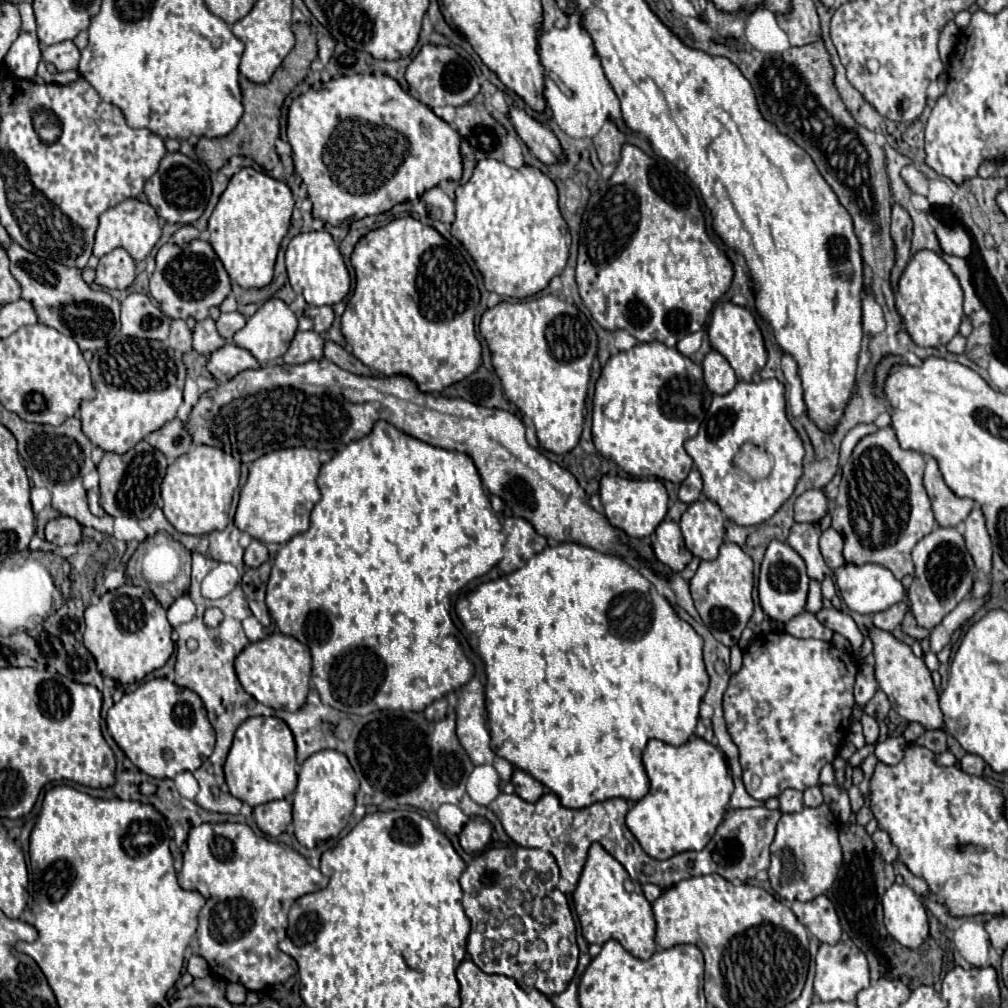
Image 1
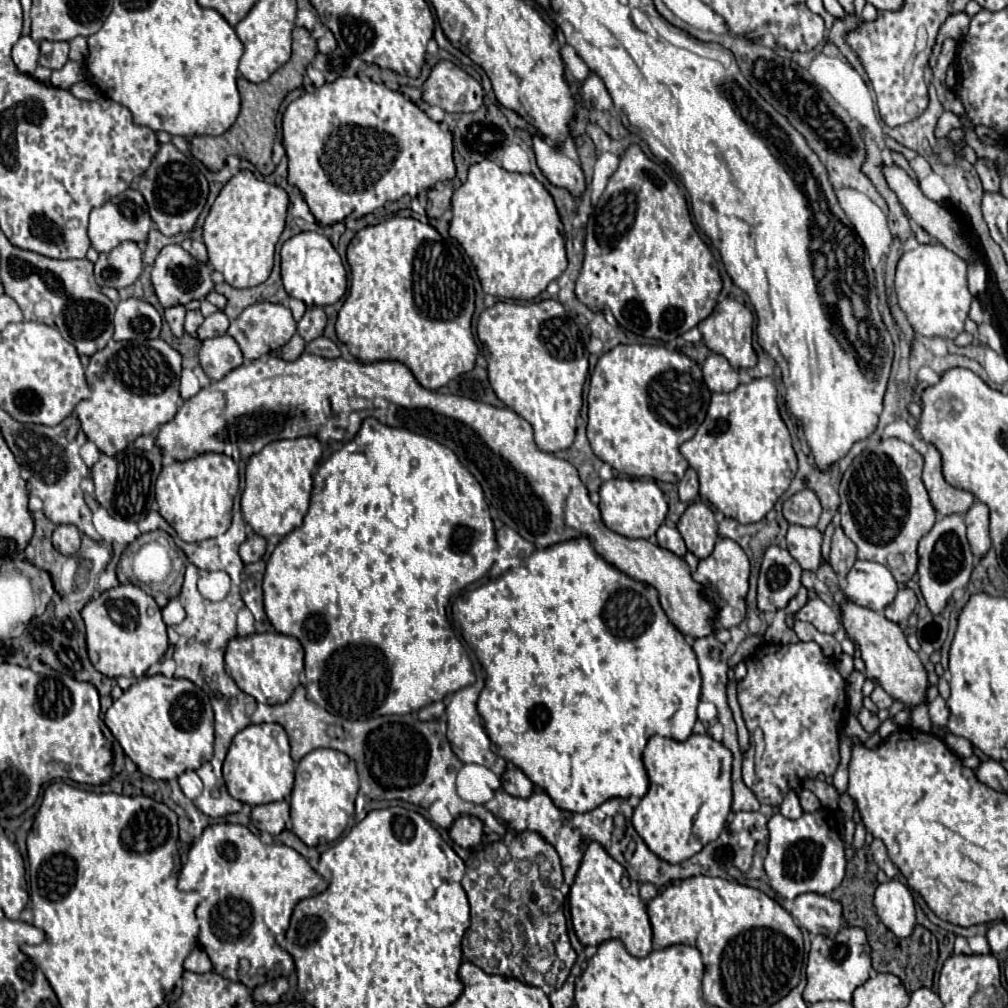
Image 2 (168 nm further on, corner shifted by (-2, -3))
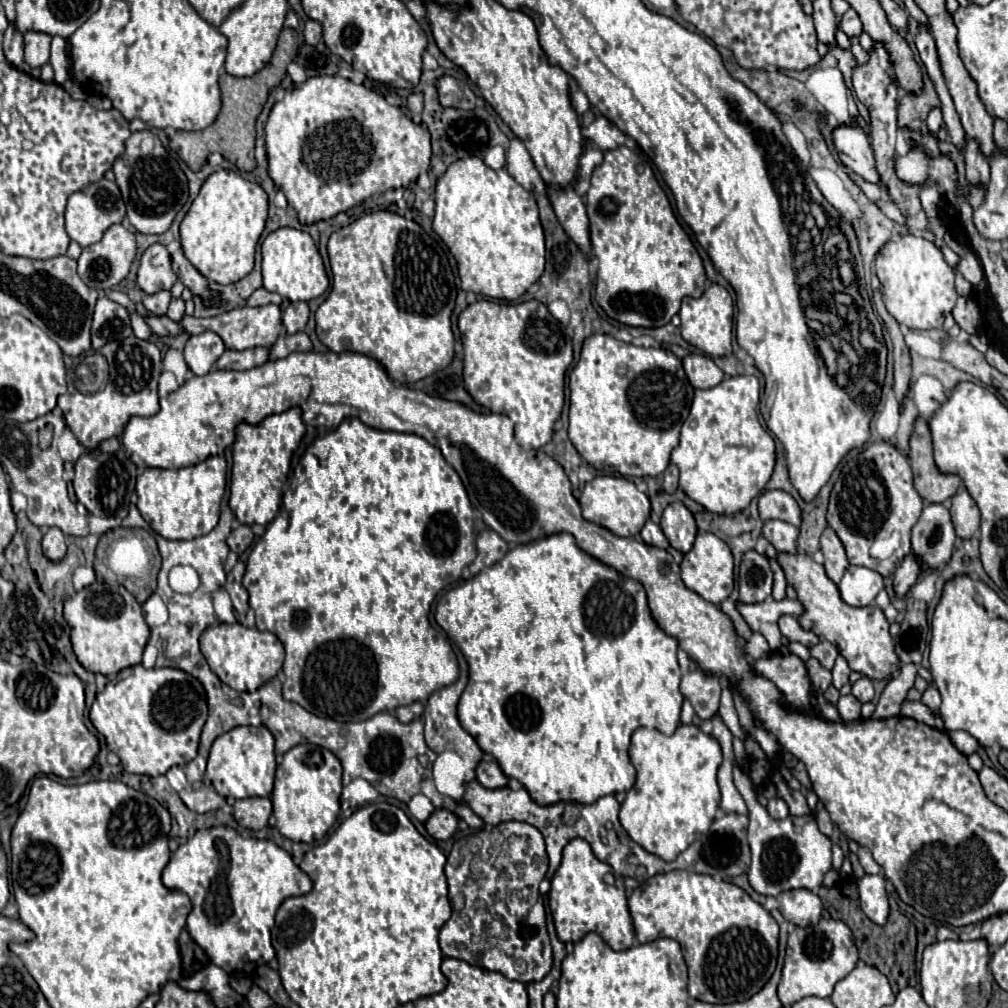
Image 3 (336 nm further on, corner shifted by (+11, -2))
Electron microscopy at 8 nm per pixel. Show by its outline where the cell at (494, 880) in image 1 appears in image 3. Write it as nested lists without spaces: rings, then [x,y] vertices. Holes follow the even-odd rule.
[[[526,822],[488,826],[488,830],[456,840],[446,862],[452,918],[440,930],[442,954],[500,972],[510,980],[540,982],[552,968],[546,910],[538,890],[546,870],[544,838]]]

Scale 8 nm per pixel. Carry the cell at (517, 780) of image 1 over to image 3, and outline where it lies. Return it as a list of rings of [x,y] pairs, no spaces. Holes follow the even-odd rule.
[[[482,760],[476,768],[476,780],[484,788],[504,788],[508,786],[508,776],[500,770],[496,760]]]

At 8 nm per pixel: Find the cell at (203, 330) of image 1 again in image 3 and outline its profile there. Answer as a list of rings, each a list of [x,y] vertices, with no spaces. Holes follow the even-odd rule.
[[[172,298],[166,316],[172,318],[174,322],[180,322],[180,320],[186,316],[186,314],[184,314],[184,300],[182,300],[182,298]]]

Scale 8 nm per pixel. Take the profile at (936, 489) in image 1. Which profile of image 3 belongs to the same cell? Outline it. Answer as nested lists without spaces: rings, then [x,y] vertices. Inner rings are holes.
[[[918,418],[910,438],[910,466],[914,470],[914,488],[926,504],[944,504],[960,486],[958,476],[938,472],[932,458],[930,428],[924,418]]]

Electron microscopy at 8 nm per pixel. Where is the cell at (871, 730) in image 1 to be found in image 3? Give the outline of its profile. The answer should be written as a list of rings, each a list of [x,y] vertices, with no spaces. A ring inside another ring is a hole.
[[[852,694],[840,696],[840,700],[838,700],[838,704],[836,704],[840,716],[842,716],[846,722],[860,720],[860,706],[862,706],[862,704],[860,704]]]

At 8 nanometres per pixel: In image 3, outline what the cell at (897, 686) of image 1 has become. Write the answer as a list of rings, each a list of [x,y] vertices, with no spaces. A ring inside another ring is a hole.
[[[778,554],[778,564],[782,566],[788,584],[796,588],[798,600],[806,608],[806,612],[798,618],[800,624],[806,630],[824,636],[828,642],[832,642],[846,658],[850,670],[860,672],[870,680],[890,680],[898,672],[900,658],[896,658],[896,650],[892,646],[888,630],[890,624],[878,606],[848,606],[840,598],[838,586],[826,576],[824,566],[816,564],[808,554]]]

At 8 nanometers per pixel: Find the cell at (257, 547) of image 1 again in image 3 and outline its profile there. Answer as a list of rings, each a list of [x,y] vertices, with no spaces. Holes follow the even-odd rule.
[[[238,526],[238,528],[232,530],[230,536],[228,536],[228,548],[230,548],[232,552],[236,552],[238,556],[240,556],[252,542],[254,542],[254,534],[252,534],[250,526]]]

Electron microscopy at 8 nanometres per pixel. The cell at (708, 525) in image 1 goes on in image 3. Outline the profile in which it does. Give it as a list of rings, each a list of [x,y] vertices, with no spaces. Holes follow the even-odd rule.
[[[672,502],[664,514],[662,514],[662,532],[668,538],[668,542],[680,550],[682,554],[686,554],[688,550],[692,550],[698,528],[694,522],[692,512],[682,504],[682,502]]]

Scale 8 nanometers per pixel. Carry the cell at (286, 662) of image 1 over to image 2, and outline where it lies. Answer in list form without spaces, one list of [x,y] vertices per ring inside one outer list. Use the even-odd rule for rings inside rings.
[[[253,633],[245,637],[233,637],[225,649],[225,671],[237,683],[241,691],[255,697],[259,703],[275,705],[289,699],[293,687],[299,685],[303,673],[303,647],[295,637],[281,633]]]

